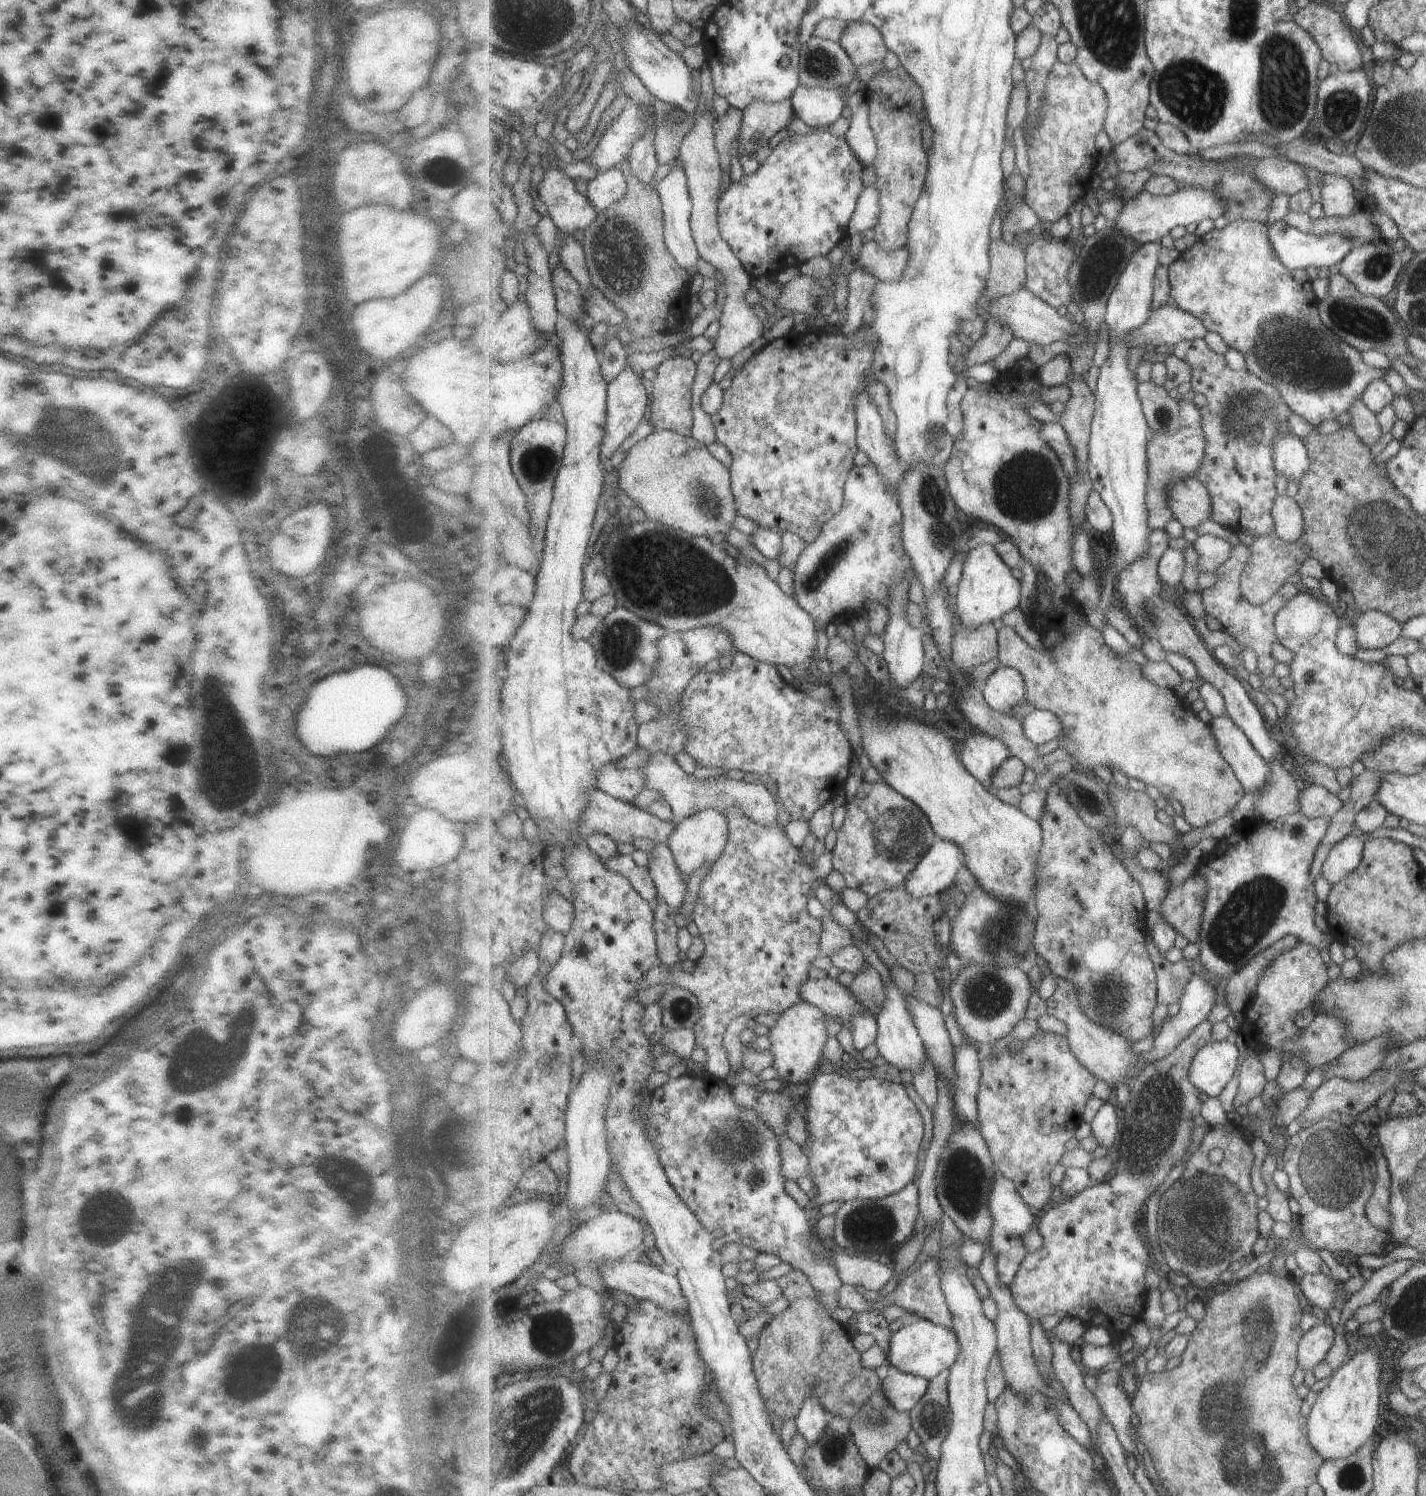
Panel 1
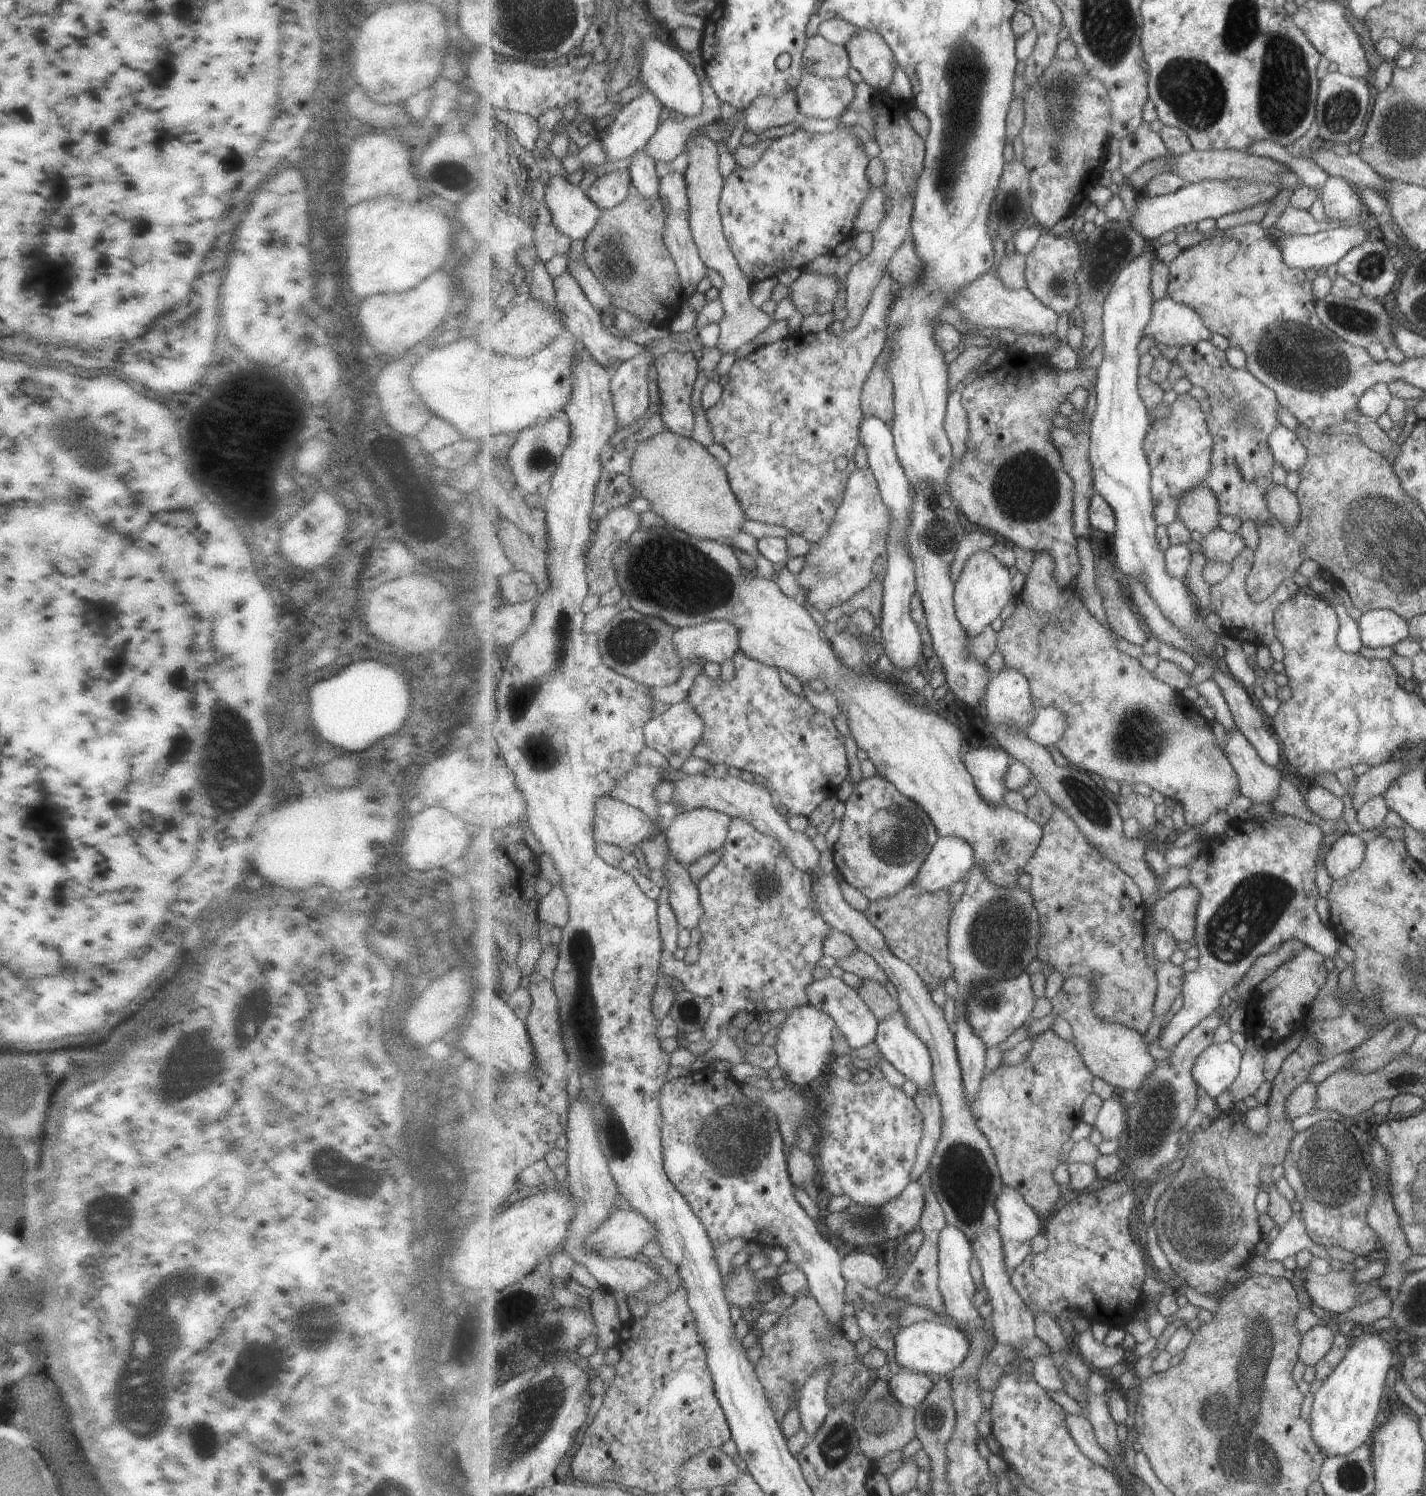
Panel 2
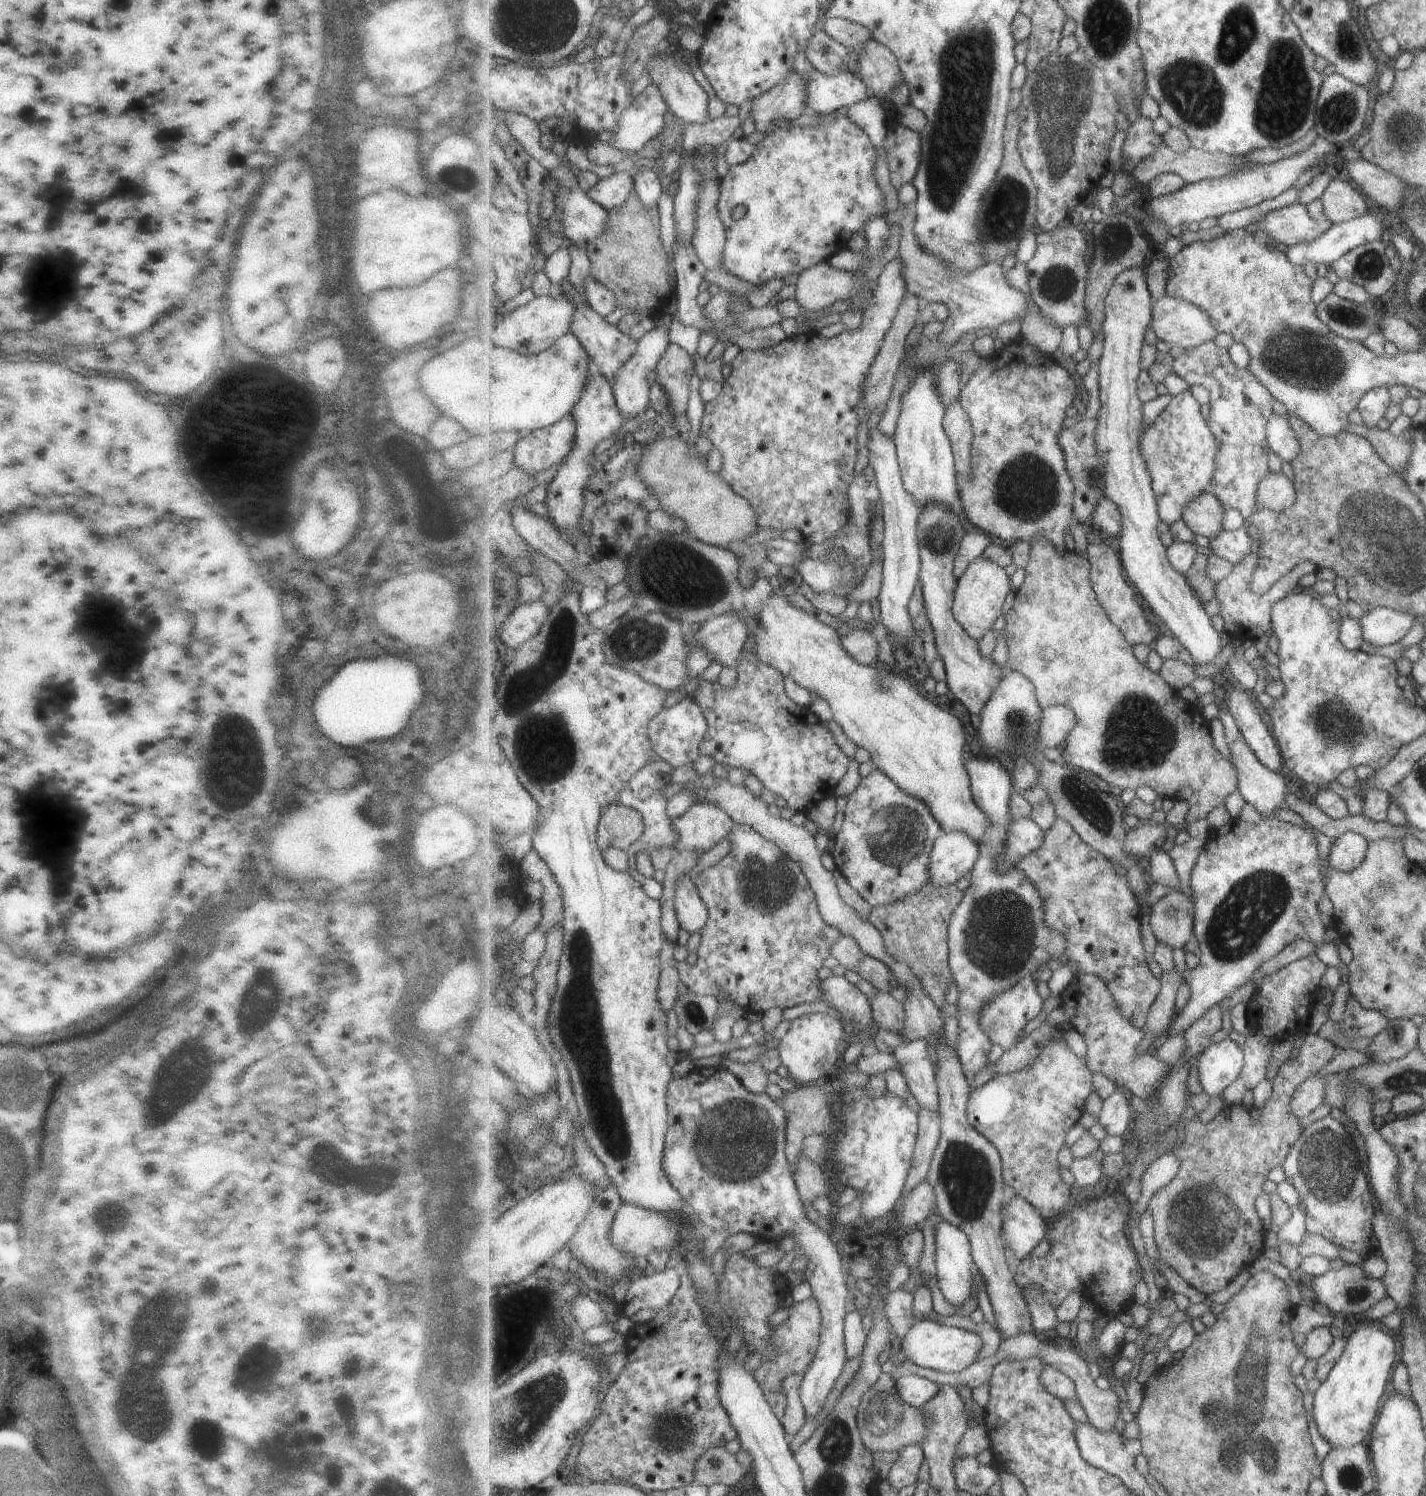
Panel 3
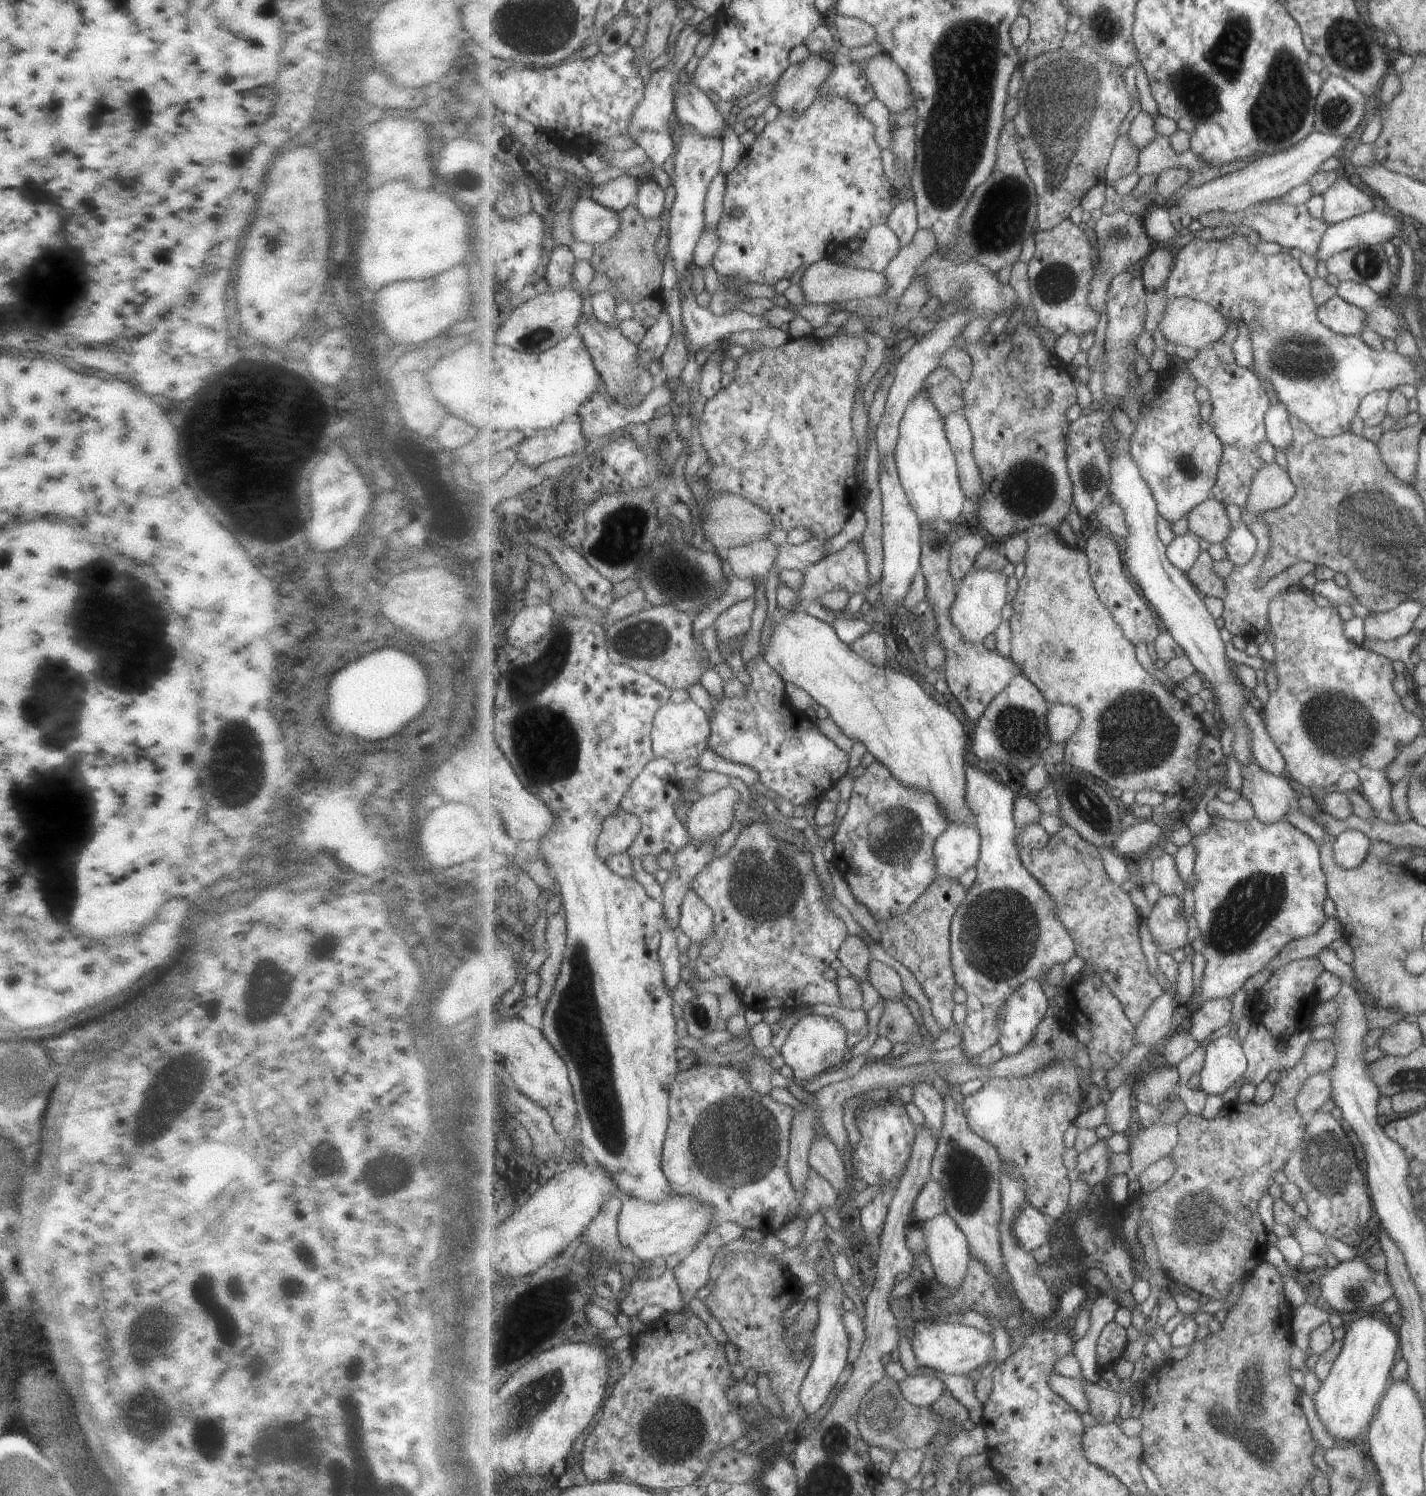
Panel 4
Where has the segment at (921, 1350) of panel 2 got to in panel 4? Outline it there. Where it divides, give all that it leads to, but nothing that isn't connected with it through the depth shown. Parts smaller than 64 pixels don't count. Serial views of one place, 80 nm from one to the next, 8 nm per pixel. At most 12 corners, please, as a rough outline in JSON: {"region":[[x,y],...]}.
{"region":[[917,1323],[921,1368],[984,1370],[992,1333],[960,1323]]}

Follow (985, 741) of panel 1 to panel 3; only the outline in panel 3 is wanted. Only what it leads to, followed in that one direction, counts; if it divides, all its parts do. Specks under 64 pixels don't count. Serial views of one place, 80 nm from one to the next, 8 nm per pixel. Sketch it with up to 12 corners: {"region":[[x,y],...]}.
{"region":[[967,762],[991,824],[948,926],[956,1049],[969,1084],[992,1040],[980,1012],[1067,951],[1039,888],[1000,862],[1012,778]]}

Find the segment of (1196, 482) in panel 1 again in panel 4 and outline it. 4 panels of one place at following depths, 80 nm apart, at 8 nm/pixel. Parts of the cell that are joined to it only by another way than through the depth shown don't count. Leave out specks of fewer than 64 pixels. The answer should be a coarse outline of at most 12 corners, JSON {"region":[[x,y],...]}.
{"region":[[1213,496],[1186,515],[1191,532],[1222,543],[1235,526]]}

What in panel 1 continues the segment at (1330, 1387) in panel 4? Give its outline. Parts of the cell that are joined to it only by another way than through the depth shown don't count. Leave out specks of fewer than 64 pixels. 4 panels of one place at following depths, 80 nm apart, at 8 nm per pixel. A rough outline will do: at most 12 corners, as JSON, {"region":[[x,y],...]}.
{"region":[[1358,1352],[1308,1415],[1325,1461],[1355,1454],[1382,1428],[1382,1363]]}

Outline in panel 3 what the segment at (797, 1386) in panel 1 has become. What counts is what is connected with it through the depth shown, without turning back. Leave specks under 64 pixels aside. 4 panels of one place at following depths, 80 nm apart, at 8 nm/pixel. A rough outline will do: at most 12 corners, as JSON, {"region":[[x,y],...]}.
{"region":[[813,1296],[775,1327],[780,1354],[754,1371],[773,1412],[788,1408],[784,1380],[805,1374],[820,1347],[822,1312]]}

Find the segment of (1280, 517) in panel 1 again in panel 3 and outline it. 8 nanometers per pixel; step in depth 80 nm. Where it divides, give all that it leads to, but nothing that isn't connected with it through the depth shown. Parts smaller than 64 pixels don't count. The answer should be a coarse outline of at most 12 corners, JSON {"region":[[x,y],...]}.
{"region":[[1283,473],[1260,482],[1257,502],[1285,513],[1296,501],[1296,488]]}

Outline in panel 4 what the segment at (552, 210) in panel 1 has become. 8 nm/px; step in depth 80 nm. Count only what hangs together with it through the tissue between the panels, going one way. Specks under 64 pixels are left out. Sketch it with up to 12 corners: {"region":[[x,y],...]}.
{"region":[[589,194],[573,200],[575,240],[593,246],[620,227],[618,211]]}

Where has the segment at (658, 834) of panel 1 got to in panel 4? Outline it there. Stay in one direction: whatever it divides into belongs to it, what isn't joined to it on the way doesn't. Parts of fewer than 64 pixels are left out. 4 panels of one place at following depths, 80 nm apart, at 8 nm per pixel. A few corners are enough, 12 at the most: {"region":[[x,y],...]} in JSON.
{"region":[[621,809],[603,823],[597,852],[608,864],[642,831],[638,814]]}

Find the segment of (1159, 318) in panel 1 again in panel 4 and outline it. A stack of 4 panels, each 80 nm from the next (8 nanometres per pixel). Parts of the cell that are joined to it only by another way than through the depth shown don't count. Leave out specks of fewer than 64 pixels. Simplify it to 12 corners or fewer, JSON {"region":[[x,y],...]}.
{"region":[[1189,297],[1170,299],[1158,328],[1195,350],[1221,341],[1229,321]]}

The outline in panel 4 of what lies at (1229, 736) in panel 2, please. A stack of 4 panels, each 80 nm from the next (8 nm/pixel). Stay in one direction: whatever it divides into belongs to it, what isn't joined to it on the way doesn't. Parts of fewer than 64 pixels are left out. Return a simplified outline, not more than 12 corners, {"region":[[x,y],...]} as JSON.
{"region":[[1247,766],[1240,795],[1263,824],[1296,807],[1283,776]]}

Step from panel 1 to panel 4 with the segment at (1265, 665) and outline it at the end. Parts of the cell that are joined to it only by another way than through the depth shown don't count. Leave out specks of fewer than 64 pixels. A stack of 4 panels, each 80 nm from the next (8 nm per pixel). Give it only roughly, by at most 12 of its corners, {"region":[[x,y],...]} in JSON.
{"region":[[1250,522],[1258,549],[1225,579],[1225,628],[1246,639],[1265,632],[1269,604],[1316,565],[1297,562],[1259,586],[1272,542]]}

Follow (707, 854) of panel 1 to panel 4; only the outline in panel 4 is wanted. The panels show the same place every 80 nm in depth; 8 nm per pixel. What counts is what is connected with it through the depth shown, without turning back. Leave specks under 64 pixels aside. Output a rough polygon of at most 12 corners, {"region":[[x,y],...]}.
{"region":[[727,786],[686,813],[691,841],[711,843],[733,827],[740,795]]}

